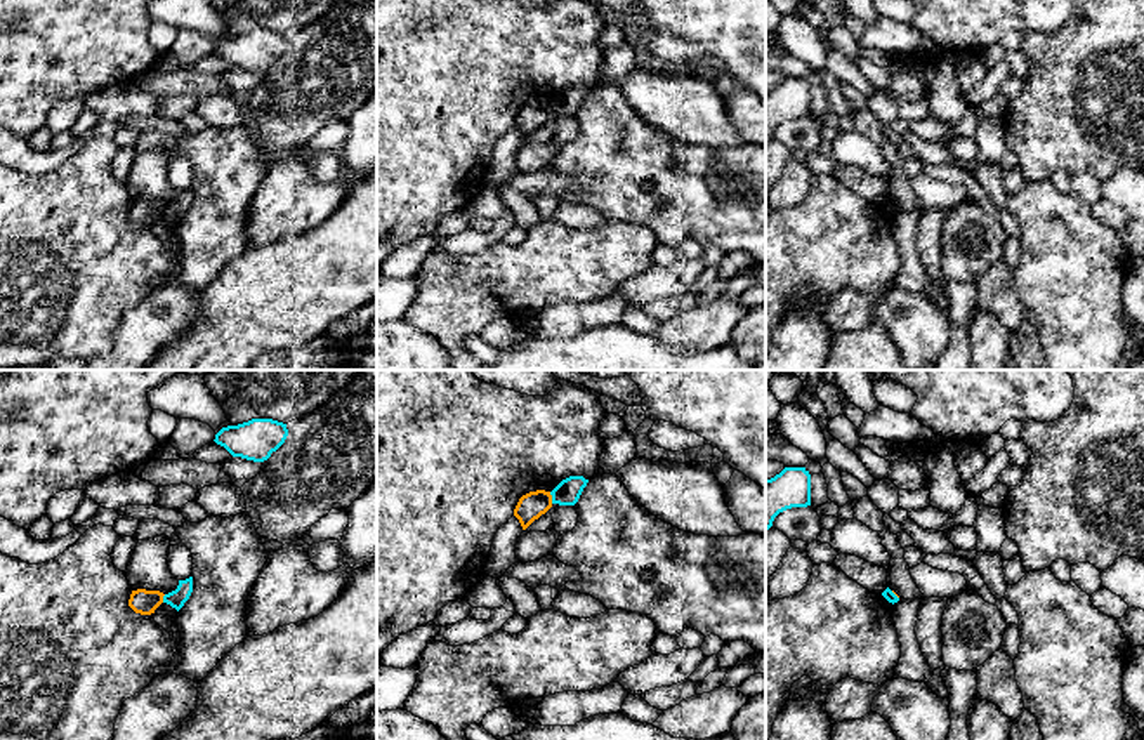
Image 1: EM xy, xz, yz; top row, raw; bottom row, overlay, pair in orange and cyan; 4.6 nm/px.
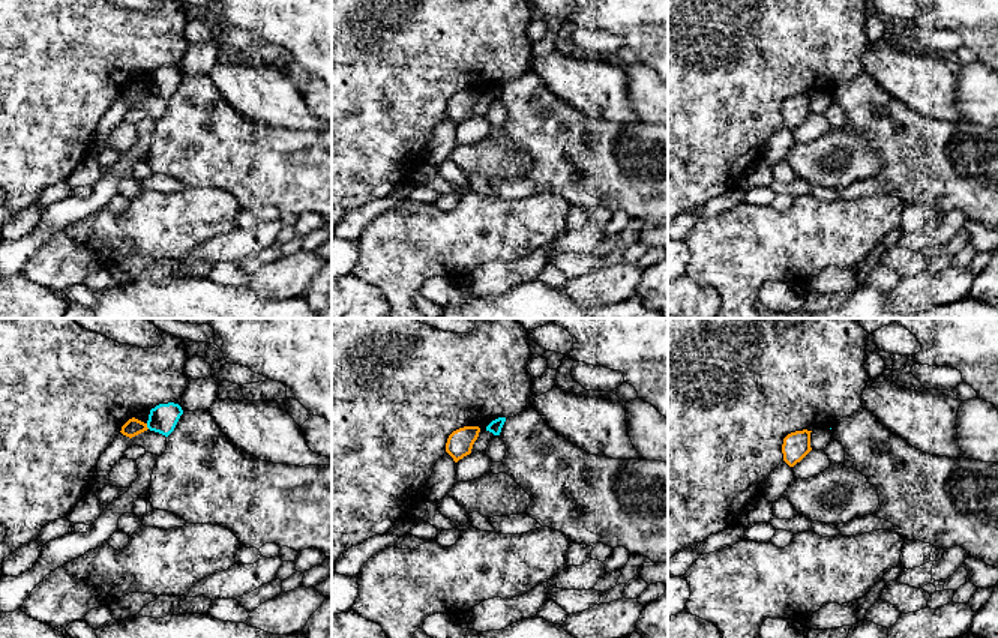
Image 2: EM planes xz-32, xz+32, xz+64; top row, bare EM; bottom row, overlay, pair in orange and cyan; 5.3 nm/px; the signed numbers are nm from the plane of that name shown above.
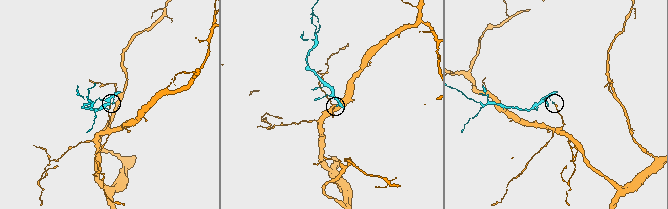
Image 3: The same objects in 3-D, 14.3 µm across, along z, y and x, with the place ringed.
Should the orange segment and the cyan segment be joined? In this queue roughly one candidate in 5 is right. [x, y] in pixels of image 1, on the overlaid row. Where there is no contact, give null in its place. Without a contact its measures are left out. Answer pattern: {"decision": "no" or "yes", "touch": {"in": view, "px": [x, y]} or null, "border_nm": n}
{"decision": "no", "touch": {"in": "xz", "px": [551, 497]}, "border_nm": 60}

